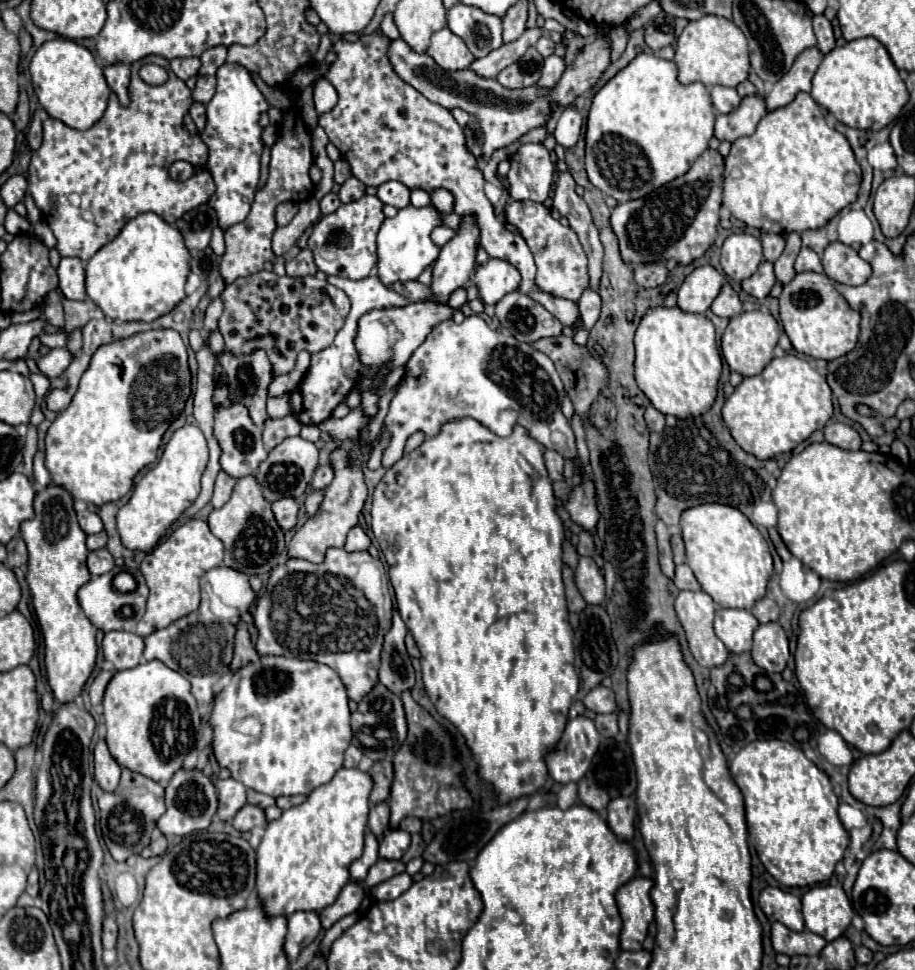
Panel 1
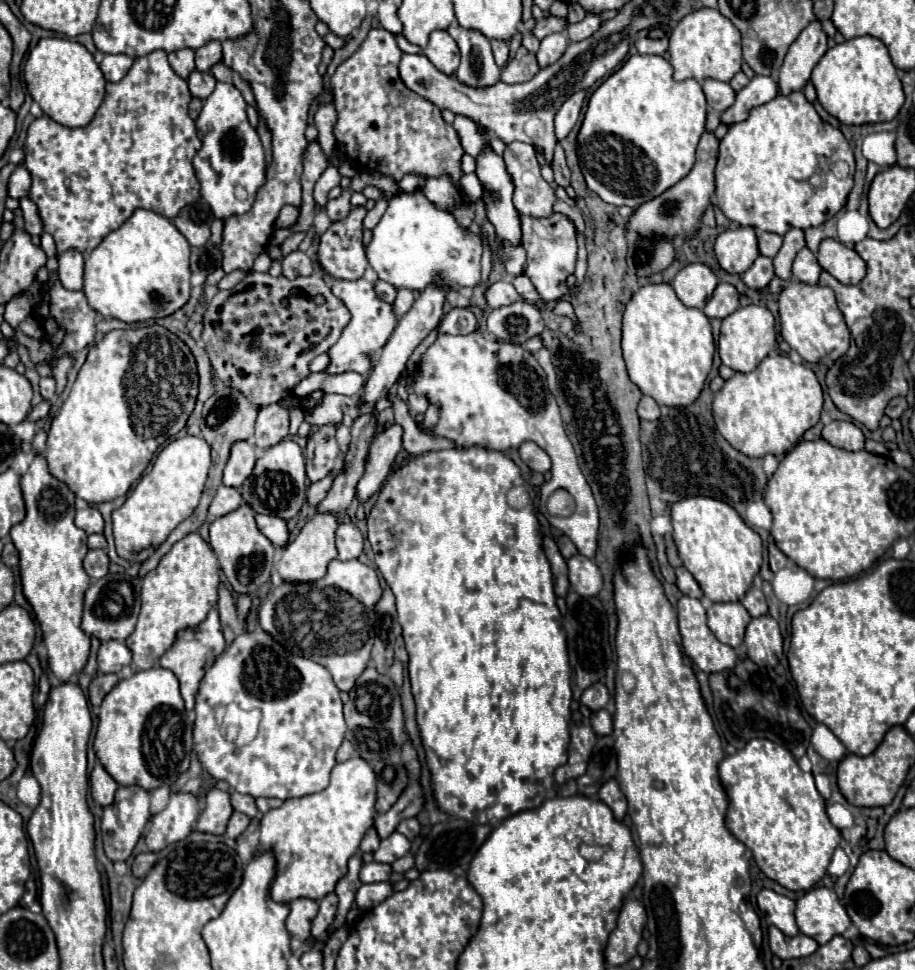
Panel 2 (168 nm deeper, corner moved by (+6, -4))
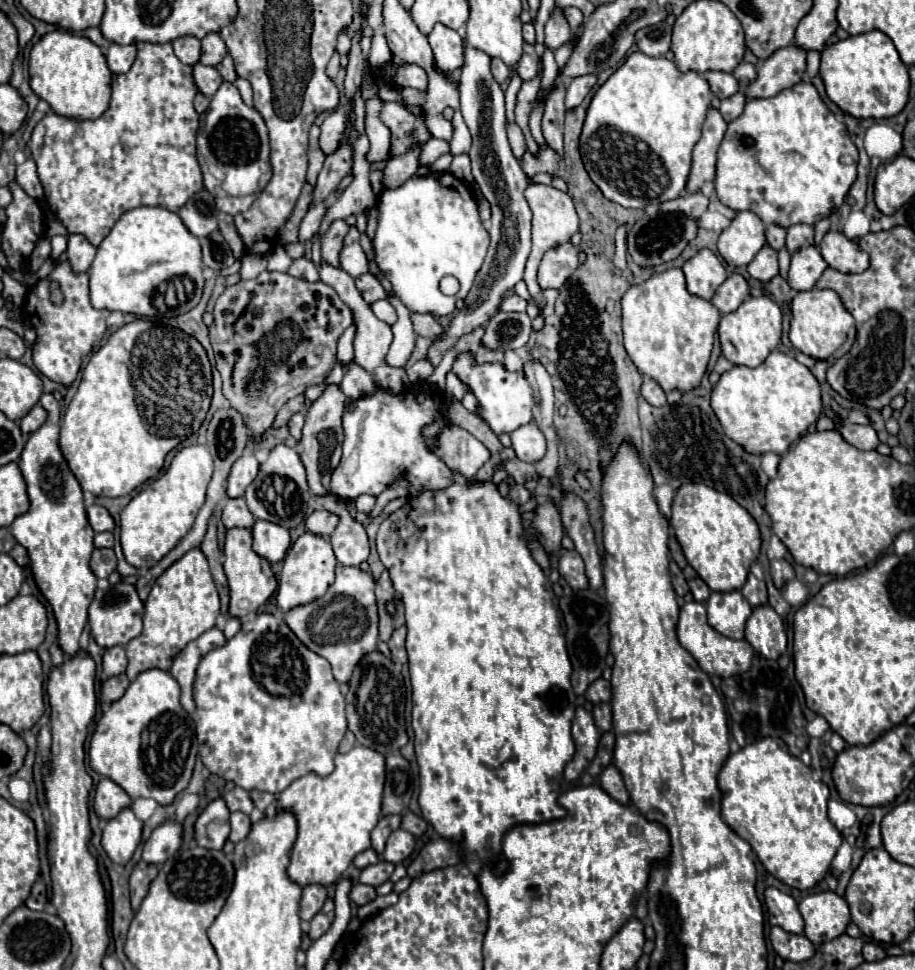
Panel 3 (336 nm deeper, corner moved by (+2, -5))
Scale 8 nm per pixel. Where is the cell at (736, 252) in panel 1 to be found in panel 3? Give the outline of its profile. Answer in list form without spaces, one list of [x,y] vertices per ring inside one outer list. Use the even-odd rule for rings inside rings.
[[[738,211],[718,239],[718,251],[730,267],[748,265],[764,245],[764,223],[752,211]]]

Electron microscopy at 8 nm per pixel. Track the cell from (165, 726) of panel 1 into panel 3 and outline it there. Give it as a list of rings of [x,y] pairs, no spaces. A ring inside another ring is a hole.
[[[148,669],[96,723],[90,741],[90,767],[118,783],[132,799],[152,797],[160,805],[170,805],[192,777],[198,753],[194,739],[194,721],[180,705],[178,681],[168,671]]]

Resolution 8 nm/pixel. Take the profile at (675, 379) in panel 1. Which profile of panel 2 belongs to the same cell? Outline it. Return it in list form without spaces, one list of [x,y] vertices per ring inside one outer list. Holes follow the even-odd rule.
[[[650,284],[640,288],[632,300],[626,304],[624,320],[622,320],[622,352],[626,360],[626,370],[630,380],[642,390],[644,396],[652,396],[658,406],[688,406],[696,402],[700,396],[706,378],[712,370],[714,358],[714,338],[710,320],[704,316],[702,310],[686,308],[678,296],[674,294],[670,284]]]

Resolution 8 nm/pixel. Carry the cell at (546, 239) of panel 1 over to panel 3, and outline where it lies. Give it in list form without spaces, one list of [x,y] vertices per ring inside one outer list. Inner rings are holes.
[[[564,243],[556,249],[550,249],[542,257],[538,269],[538,283],[542,289],[560,289],[576,267],[578,267],[578,249],[572,243]]]

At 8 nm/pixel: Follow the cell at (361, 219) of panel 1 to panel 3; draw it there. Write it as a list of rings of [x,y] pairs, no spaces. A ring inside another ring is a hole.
[[[350,227],[348,235],[344,239],[344,247],[340,253],[340,265],[352,277],[368,273],[368,261],[366,261],[362,247],[360,247],[360,233],[356,227]]]

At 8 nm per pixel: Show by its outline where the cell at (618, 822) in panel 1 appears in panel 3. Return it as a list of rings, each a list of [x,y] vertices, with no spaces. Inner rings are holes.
[[[610,763],[602,773],[600,773],[600,787],[610,795],[614,797],[618,803],[622,805],[628,805],[630,799],[628,799],[628,791],[624,789],[624,781],[620,777],[620,771]]]

